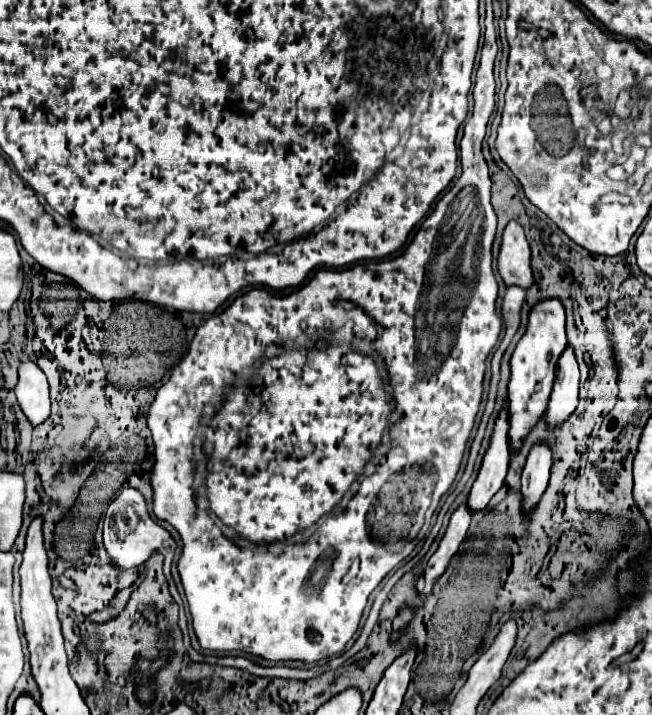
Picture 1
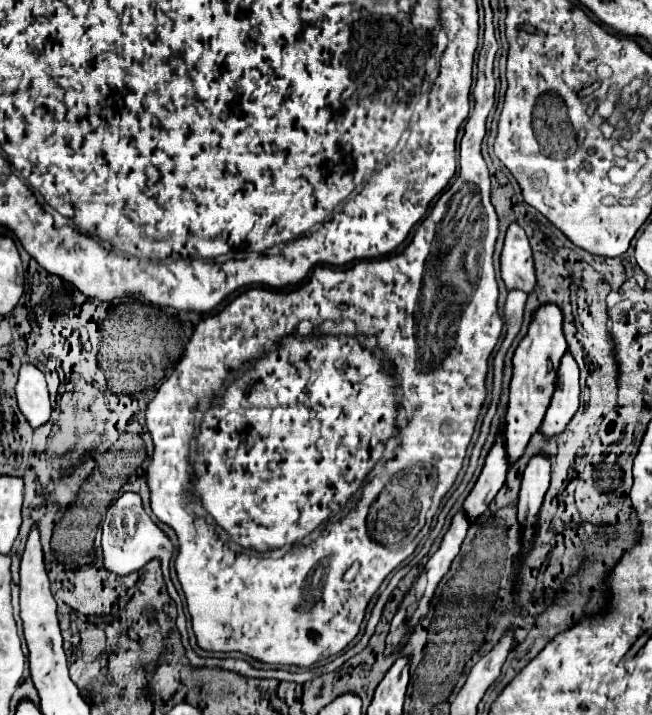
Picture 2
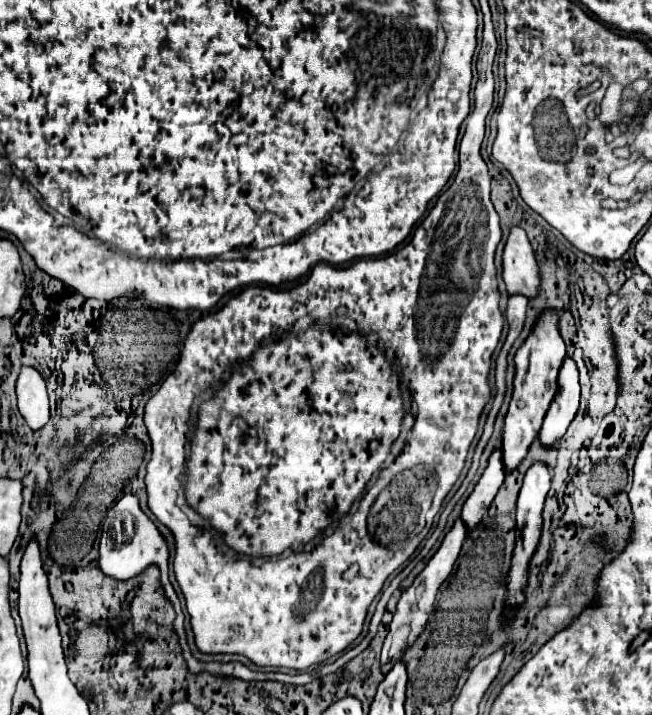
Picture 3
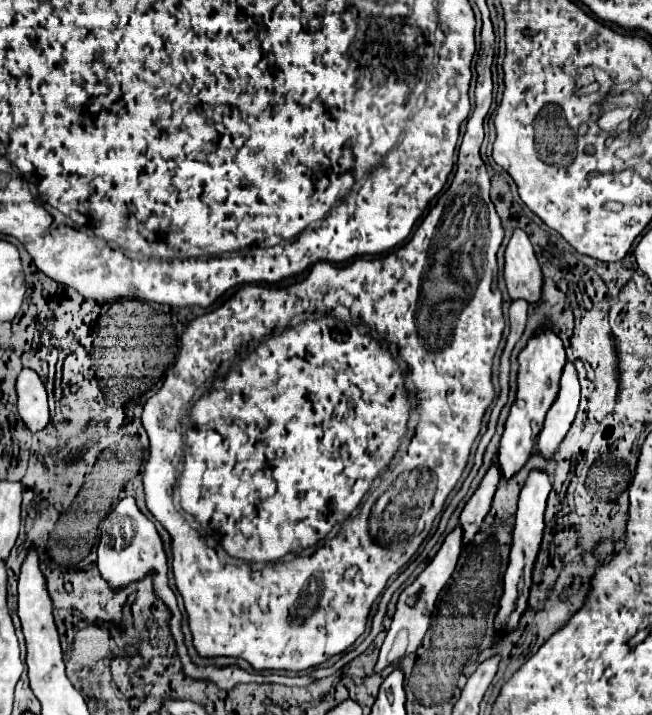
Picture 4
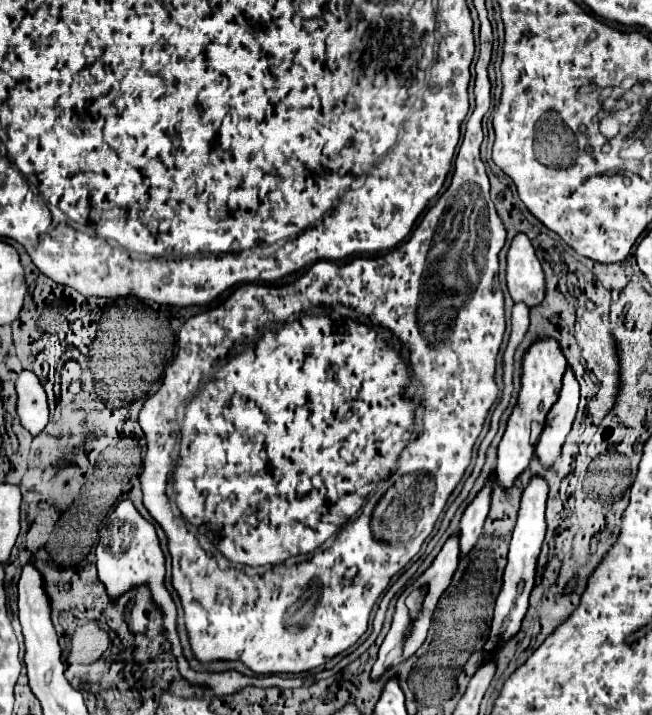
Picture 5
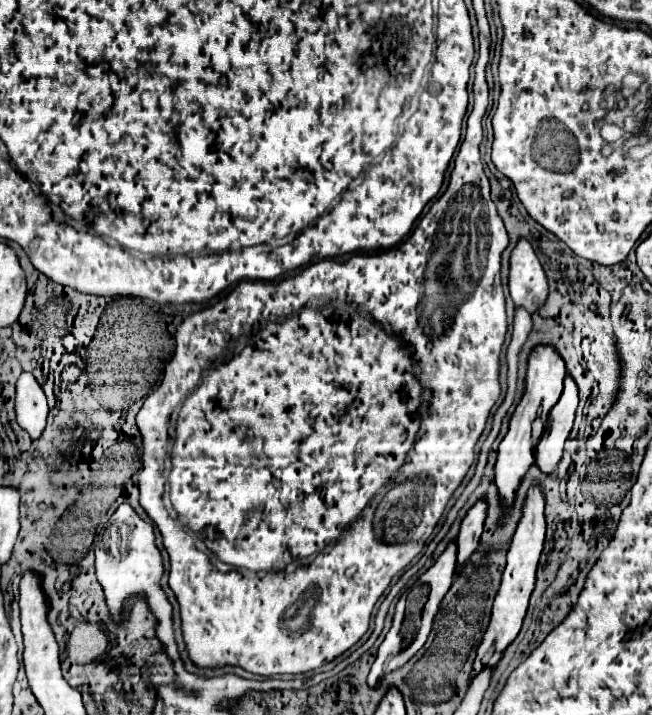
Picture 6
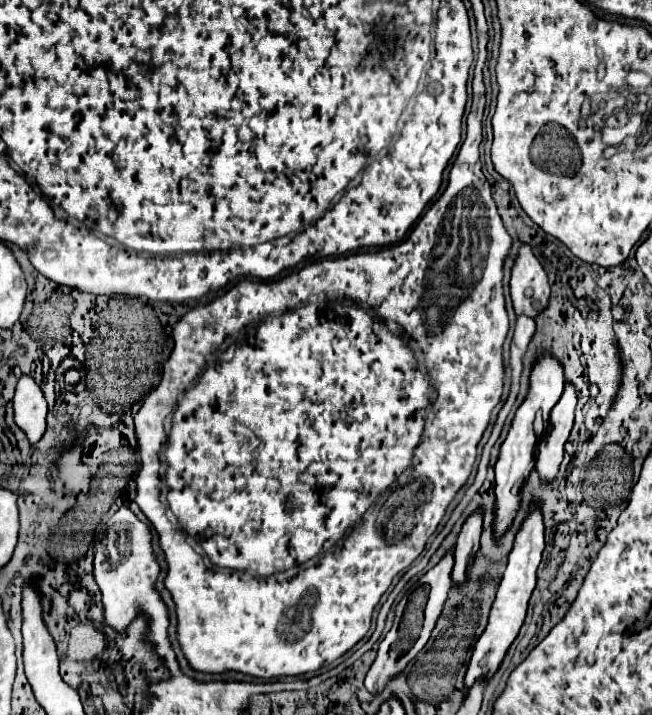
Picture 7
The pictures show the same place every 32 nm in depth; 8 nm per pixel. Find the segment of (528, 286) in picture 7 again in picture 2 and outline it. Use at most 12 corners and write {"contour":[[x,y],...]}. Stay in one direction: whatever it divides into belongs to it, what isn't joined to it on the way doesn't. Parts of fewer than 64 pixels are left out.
{"contour":[[510,224],[500,256],[508,290],[530,294],[536,268],[526,232]]}

